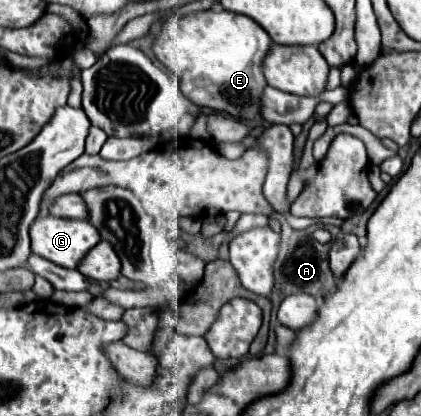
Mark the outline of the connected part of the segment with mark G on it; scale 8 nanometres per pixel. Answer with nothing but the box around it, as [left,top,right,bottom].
[30,216,100,268]

